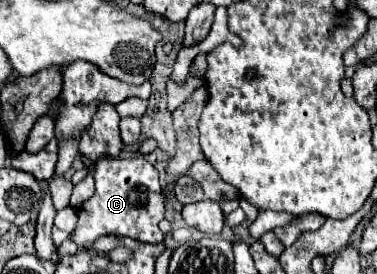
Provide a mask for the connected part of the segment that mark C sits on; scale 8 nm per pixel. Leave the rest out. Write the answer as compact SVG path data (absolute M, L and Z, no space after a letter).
M102 158L96 162L96 192L78 208L78 224L72 242L82 250L92 250L92 242L102 234L134 236L140 242L160 244L164 240L158 228L164 218L164 196L158 170L146 158Z

